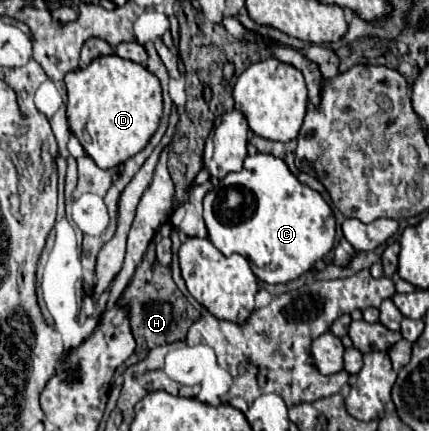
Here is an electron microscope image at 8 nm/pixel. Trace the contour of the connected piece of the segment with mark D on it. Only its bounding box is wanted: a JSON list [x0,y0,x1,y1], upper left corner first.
[65,55,163,169]

